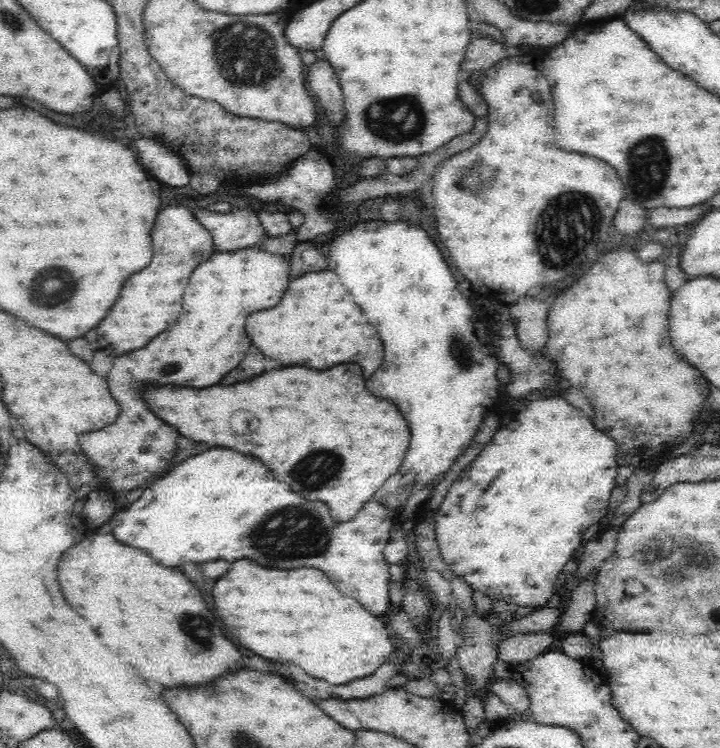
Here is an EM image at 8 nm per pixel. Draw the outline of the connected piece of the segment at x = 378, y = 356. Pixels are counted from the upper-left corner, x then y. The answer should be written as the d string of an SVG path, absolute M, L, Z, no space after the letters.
M332 270L304 274L294 280L278 306L250 314L246 330L268 358L284 366L328 370L336 366L334 362L358 362L364 370L364 378L370 378L384 358L382 340L376 336L374 326L364 318L352 294L348 294Z

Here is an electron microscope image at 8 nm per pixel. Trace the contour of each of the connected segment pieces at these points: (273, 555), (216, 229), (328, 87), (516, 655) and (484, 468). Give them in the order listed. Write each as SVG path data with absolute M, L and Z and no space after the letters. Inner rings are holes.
M212 448L208 452L202 452L202 454L193 455L192 458L188 458L186 462L178 464L176 468L168 471L168 474L156 479L136 501L132 501L131 504L125 508L118 510L111 518L112 532L114 536L122 542L122 544L128 544L128 546L134 546L134 548L140 548L144 550L146 554L150 554L154 560L158 560L162 566L180 566L180 564L186 564L186 562L206 562L206 560L218 560L218 558L224 558L224 560L240 560L240 558L252 558L256 562L260 562L262 566L268 566L268 568L298 568L298 566L318 566L320 570L328 572L330 580L336 584L336 588L342 592L342 594L348 594L350 598L356 598L368 612L376 614L376 616L384 616L387 614L387 610L391 605L390 602L390 573L388 573L388 564L384 556L384 548L391 542L390 527L393 525L395 519L390 520L390 506L380 505L377 502L368 502L364 508L361 508L352 520L344 522L344 524L336 524L332 522L332 518L328 516L328 508L322 504L322 502L310 502L310 500L304 500L300 496L296 496L286 484L278 482L272 472L268 470L268 466L264 466L258 458L252 458L250 454L236 454L232 450L224 450L224 448ZM298 544L332 544L328 548L328 552L324 556L312 556L310 552L304 550L304 546L298 546Z
M209 206L196 208L192 214L196 214L195 219L212 235L218 252L231 253L260 243L266 237L256 214L248 210L222 213Z
M316 60L314 64L308 66L308 84L314 90L317 99L320 100L322 108L326 111L328 120L332 124L343 121L343 98L339 79L330 61Z
M516 634L516 636L510 636L506 642L502 642L500 648L498 648L498 658L508 662L509 664L518 664L527 662L547 652L546 646L550 647L552 644L552 634Z
M549 398L539 401L512 402L508 406L508 414L504 414L504 426L500 426L490 442L480 450L480 454L470 462L470 466L448 485L444 498L435 510L435 534L438 540L440 552L444 563L457 576L470 585L473 592L480 592L490 600L508 602L512 607L533 606L537 608L546 607L550 598L555 596L556 582L563 572L569 572L573 565L573 557L577 554L578 546L582 544L582 532L594 524L601 516L606 514L607 502L615 486L617 464L614 464L616 456L616 442L600 432L594 430L592 422L582 410L572 408L562 398Z

